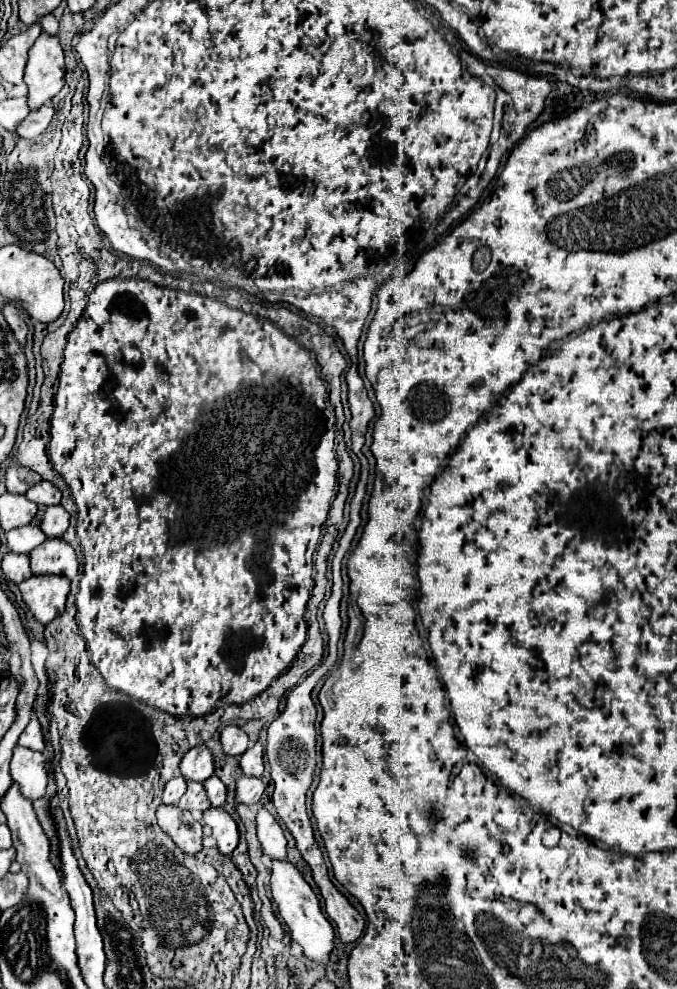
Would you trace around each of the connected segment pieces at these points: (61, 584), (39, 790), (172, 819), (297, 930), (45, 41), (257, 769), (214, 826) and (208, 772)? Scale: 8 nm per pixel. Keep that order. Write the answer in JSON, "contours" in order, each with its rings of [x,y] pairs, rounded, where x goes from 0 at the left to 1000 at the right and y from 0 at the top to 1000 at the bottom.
{"contours":[[[[47,581],[44,585],[32,587],[27,596],[47,622],[62,632],[71,632],[77,626],[95,620],[103,600],[103,585],[92,581]]],[[[24,755],[15,769],[15,784],[21,792],[27,792],[38,808],[56,810],[68,804],[71,780],[68,780],[68,765],[59,759]]],[[[236,814],[230,826],[233,834],[272,862],[290,865],[298,858],[298,834],[284,826],[281,820],[269,820],[260,814]]],[[[402,869],[402,877],[399,877],[399,897],[402,897],[402,907],[411,915],[411,921],[419,929],[419,933],[428,939],[431,949],[446,958],[449,966],[482,976],[484,966],[493,958],[493,939],[487,935],[487,931],[476,925],[473,921],[473,911],[467,907],[467,903],[461,901],[461,897],[449,891],[449,887],[443,885],[443,881],[425,871],[425,869]]],[[[62,33],[53,39],[35,72],[35,84],[41,86],[44,112],[59,110],[59,106],[89,94],[95,88],[95,52],[86,37]]],[[[375,751],[357,765],[355,765],[355,778],[360,784],[369,786],[387,786],[390,782],[390,767],[387,767],[387,753]]],[[[310,816],[301,822],[301,834],[313,838],[313,846],[319,848],[319,854],[325,862],[340,865],[352,854],[352,836],[346,828],[328,818],[328,816]]],[[[284,755],[266,769],[266,782],[275,790],[304,790],[307,786],[316,784],[316,765],[313,761],[301,755]]]]}

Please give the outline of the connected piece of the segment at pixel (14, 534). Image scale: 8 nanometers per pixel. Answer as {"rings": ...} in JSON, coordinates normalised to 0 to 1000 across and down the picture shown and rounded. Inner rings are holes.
{"rings":[[[50,531],[27,533],[12,539],[12,553],[21,559],[44,559],[56,551],[62,551],[65,547],[68,547],[68,541]]]}

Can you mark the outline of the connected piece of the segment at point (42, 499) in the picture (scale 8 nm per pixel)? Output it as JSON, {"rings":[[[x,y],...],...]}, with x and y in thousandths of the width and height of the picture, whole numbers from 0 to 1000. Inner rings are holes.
{"rings":[[[59,486],[47,494],[41,494],[38,503],[56,511],[86,511],[89,509],[89,494],[74,486]]]}

